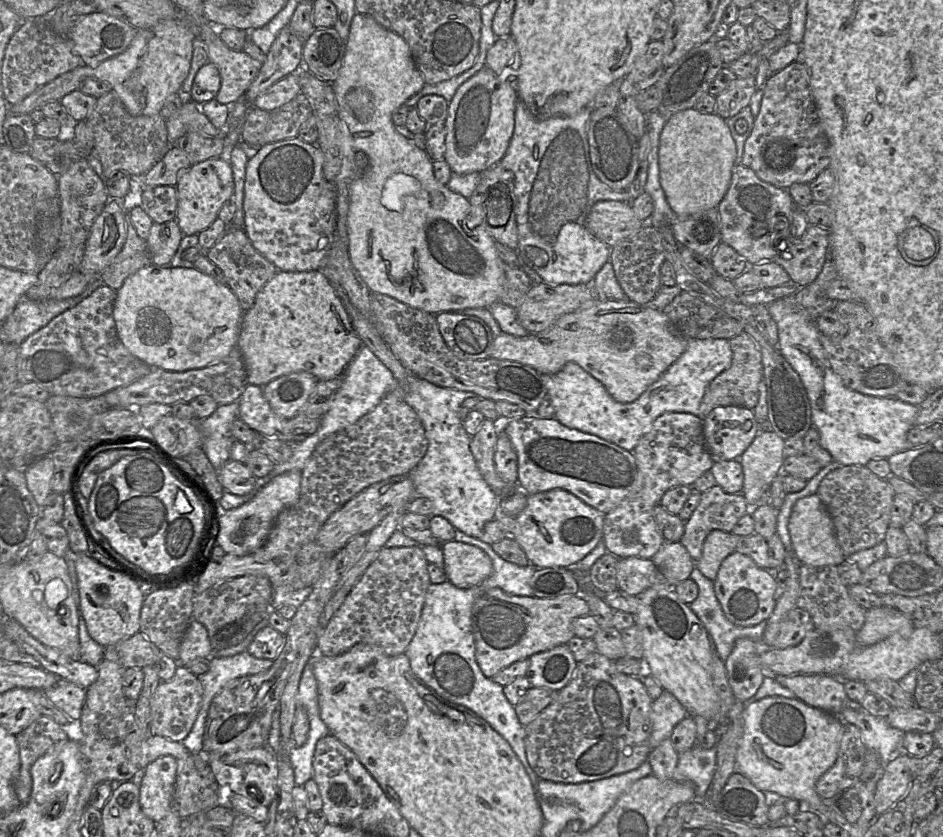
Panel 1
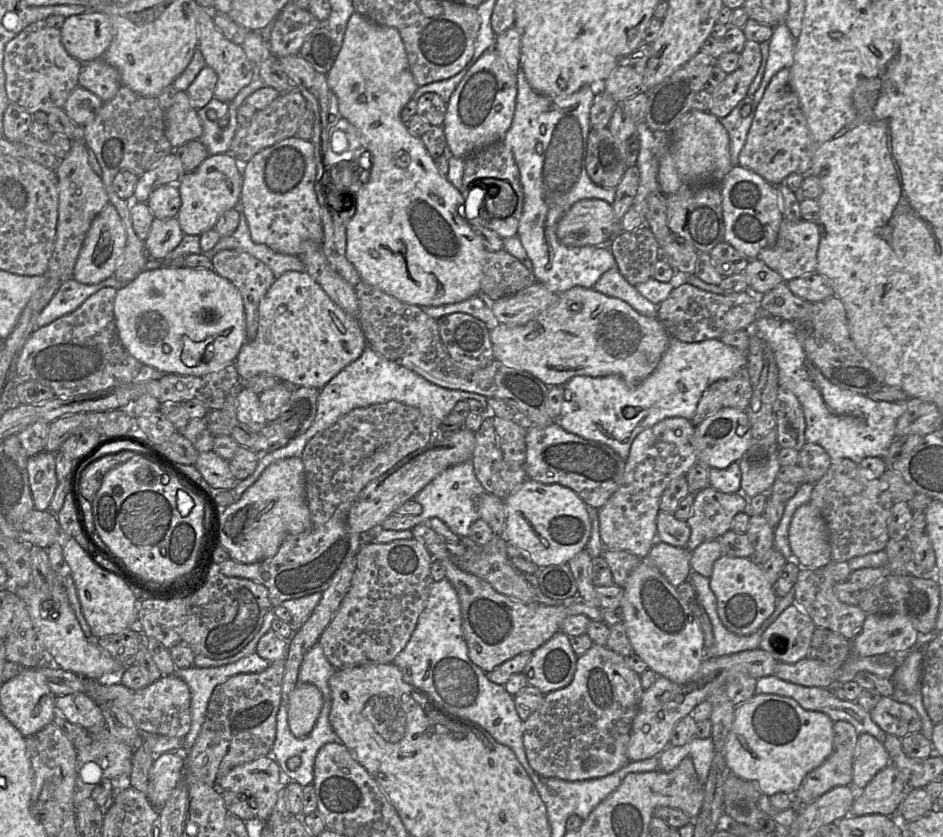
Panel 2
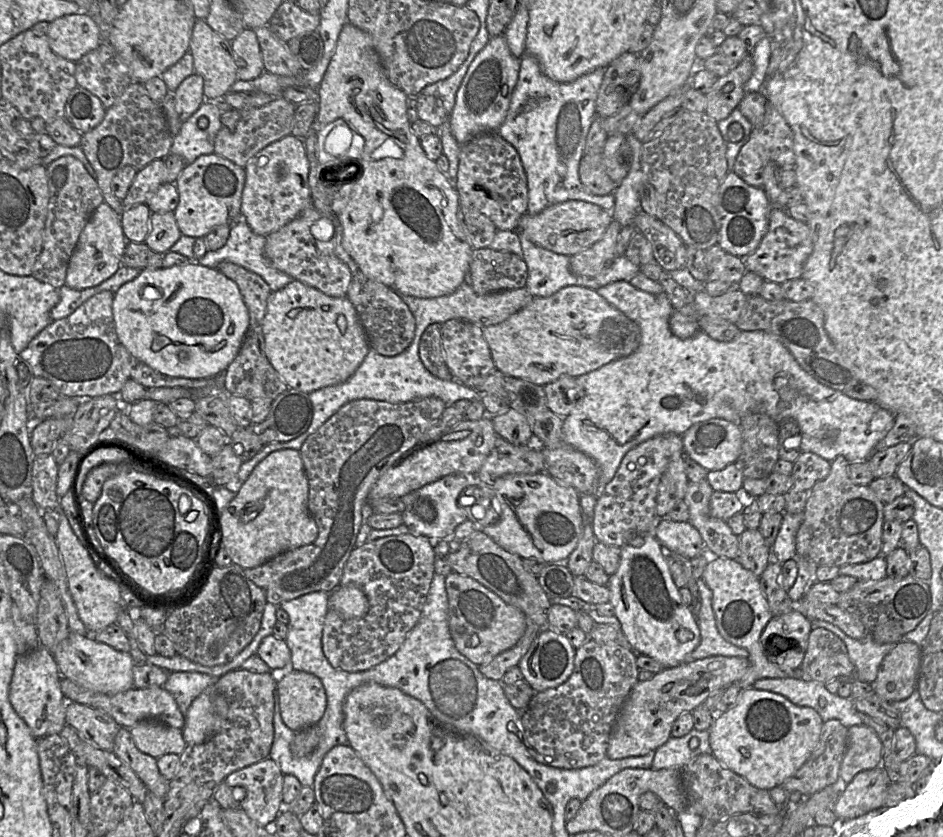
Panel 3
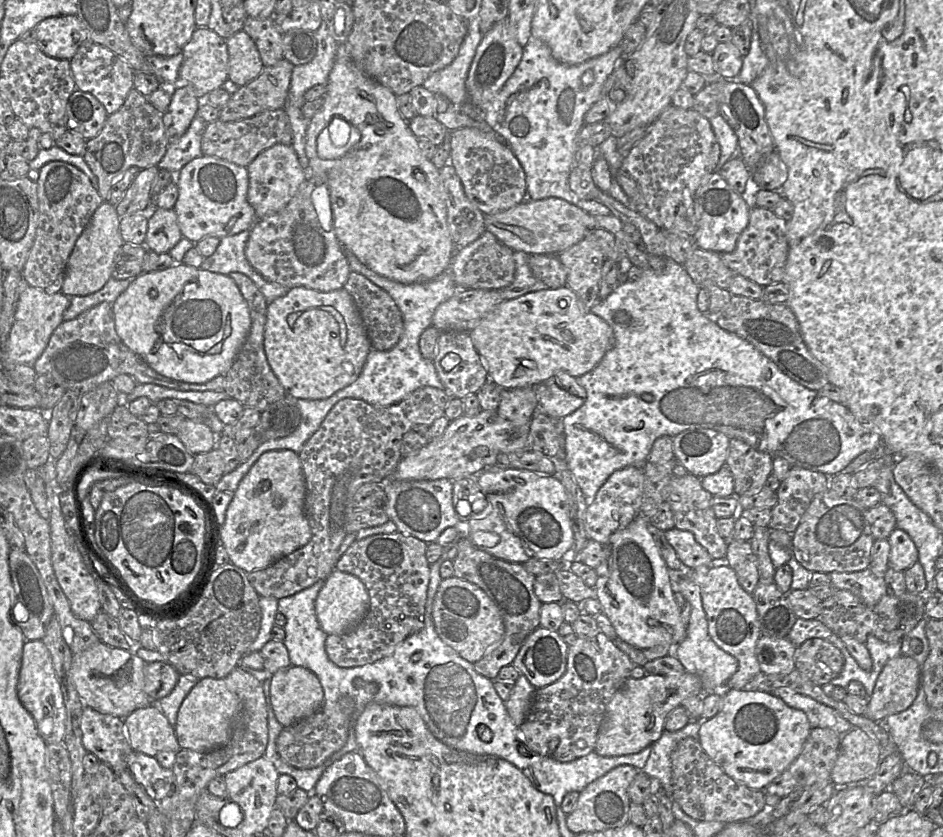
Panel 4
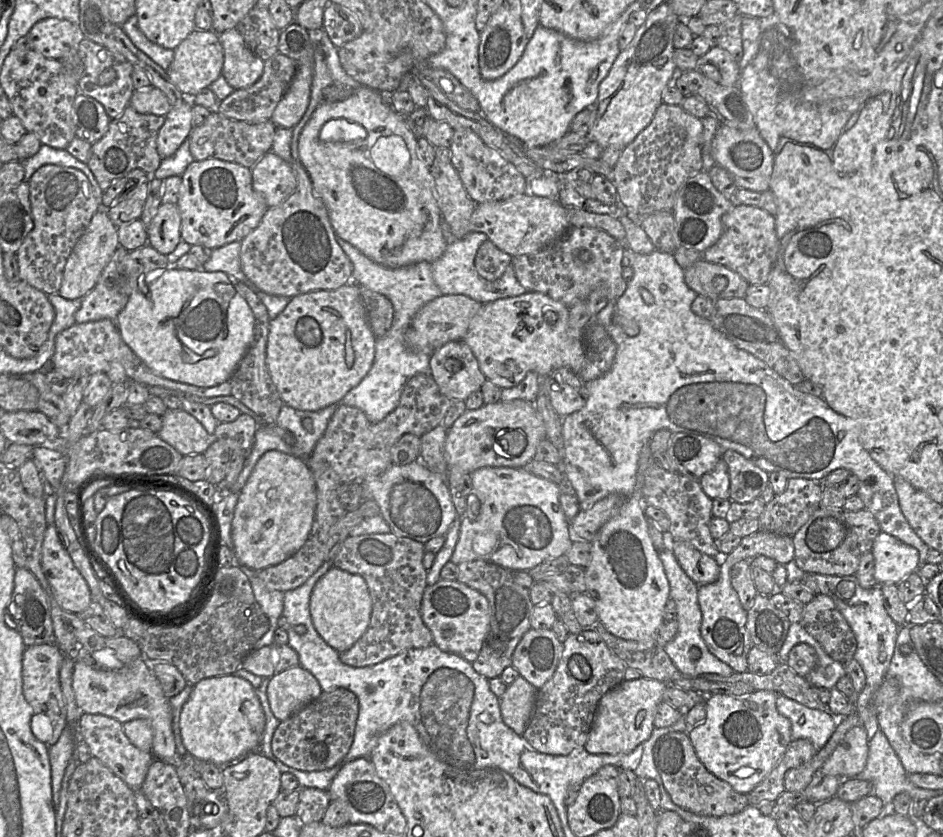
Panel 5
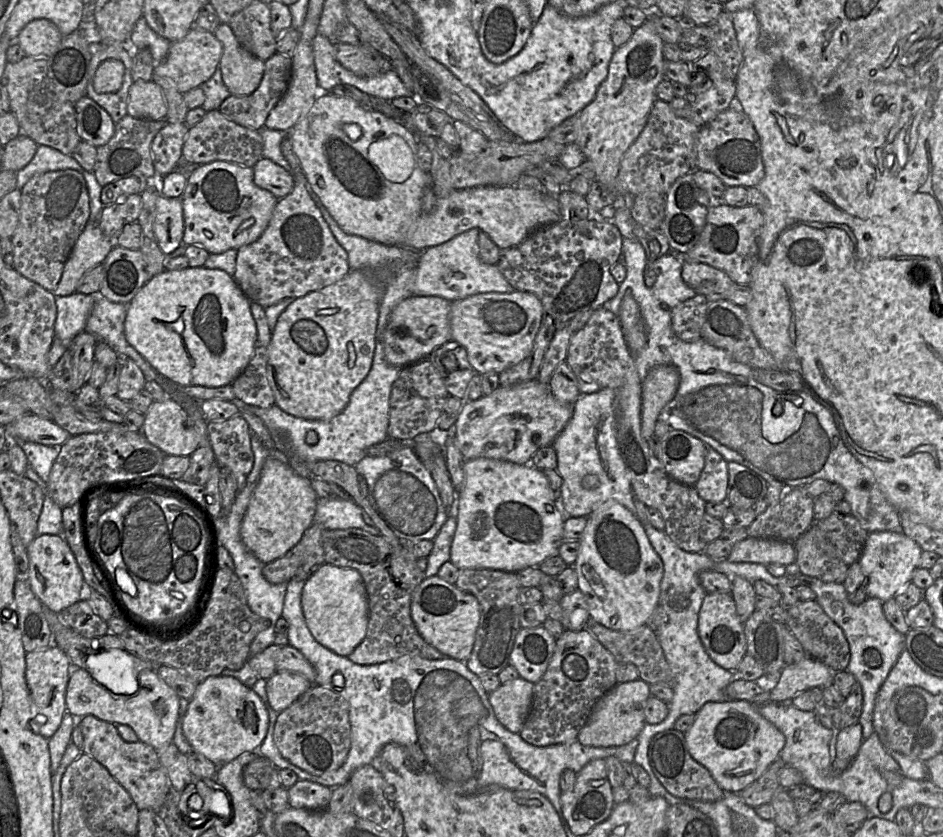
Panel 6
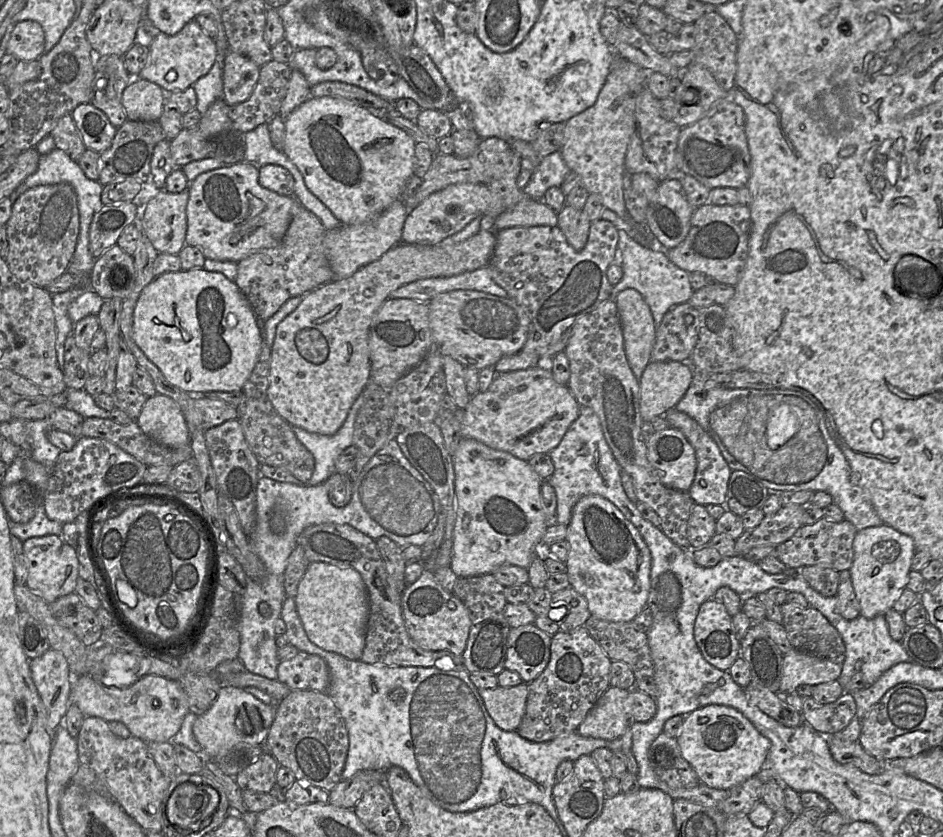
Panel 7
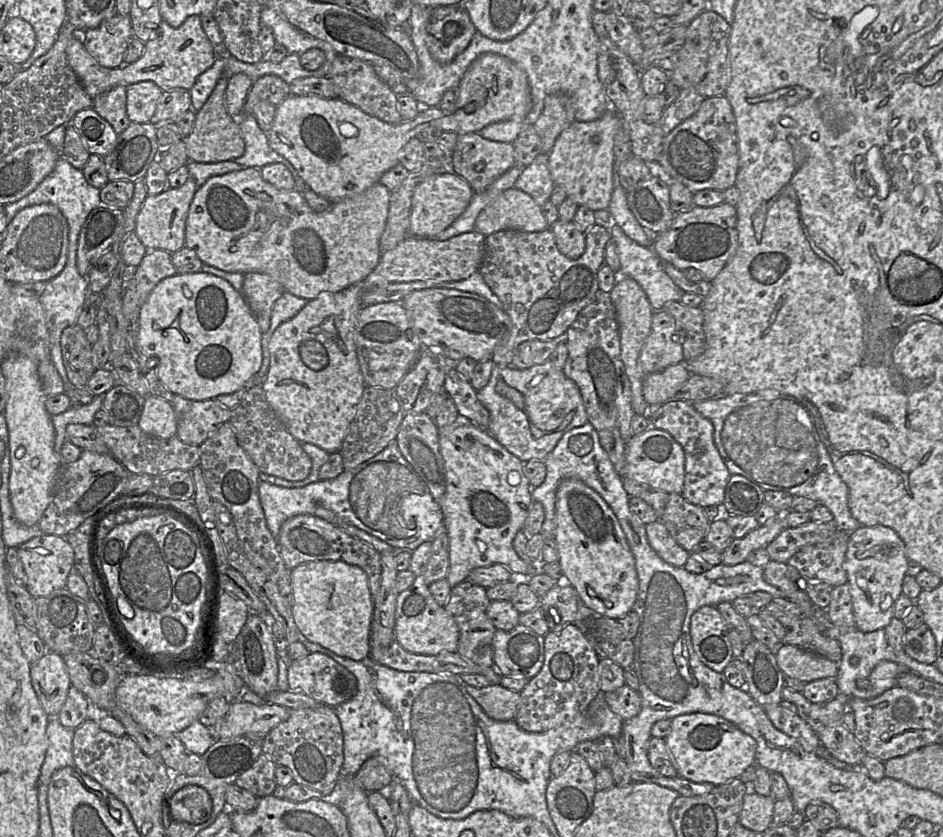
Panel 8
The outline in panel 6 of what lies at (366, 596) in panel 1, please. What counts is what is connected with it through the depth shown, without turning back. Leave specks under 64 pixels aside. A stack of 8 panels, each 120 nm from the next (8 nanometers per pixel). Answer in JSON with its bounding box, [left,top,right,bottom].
[322,528,445,665]

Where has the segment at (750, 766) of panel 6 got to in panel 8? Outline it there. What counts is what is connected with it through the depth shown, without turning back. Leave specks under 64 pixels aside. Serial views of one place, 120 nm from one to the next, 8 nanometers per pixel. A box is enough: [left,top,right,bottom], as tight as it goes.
[665,713,756,785]

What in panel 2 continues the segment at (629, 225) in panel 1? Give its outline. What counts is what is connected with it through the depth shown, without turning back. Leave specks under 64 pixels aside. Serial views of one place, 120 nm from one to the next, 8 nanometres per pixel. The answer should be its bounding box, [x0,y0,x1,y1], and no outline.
[557,199,621,248]

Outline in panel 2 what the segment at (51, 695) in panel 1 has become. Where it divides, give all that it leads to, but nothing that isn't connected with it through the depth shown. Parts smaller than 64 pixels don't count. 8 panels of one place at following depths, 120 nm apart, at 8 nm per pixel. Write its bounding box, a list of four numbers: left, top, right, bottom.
[55,693,106,734]

